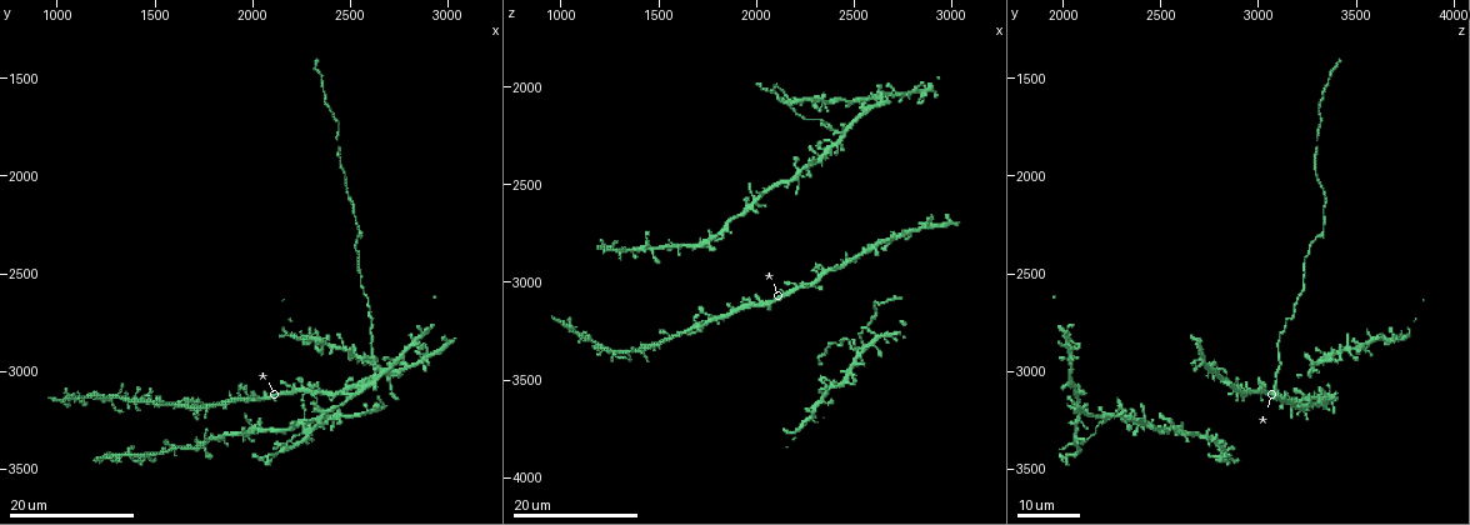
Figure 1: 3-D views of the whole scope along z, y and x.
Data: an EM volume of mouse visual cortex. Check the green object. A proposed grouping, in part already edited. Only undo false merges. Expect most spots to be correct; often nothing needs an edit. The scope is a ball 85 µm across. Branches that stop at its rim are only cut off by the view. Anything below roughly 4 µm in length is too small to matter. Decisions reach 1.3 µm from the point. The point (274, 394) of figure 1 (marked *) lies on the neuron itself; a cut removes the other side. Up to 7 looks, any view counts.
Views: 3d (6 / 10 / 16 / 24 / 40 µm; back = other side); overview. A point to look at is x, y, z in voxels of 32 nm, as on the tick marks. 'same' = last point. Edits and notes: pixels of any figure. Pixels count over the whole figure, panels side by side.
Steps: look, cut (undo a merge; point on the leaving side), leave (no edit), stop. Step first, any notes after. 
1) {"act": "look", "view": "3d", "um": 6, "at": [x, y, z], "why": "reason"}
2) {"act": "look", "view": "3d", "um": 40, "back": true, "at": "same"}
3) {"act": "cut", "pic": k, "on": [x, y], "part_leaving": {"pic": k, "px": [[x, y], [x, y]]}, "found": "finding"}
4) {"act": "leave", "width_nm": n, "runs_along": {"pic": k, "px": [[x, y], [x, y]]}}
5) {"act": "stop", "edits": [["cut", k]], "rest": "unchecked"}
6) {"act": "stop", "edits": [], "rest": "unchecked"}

{"act": "look", "view": "3d", "um": 24, "at": [2440, 3250, 2240], "why": "two arms at a narrow angle"}

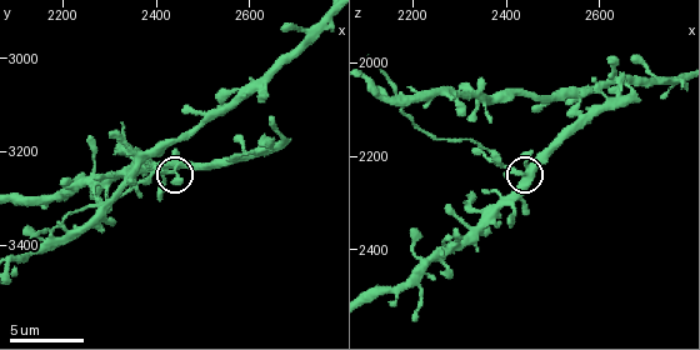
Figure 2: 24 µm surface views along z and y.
{"act": "look", "view": "3d", "um": 10, "at": [2430, 3245, 2235], "why": "closer look"}

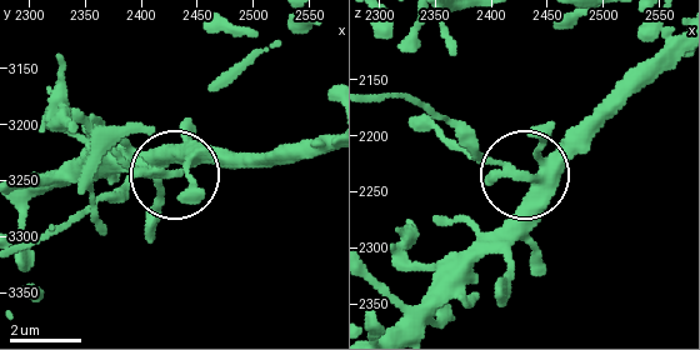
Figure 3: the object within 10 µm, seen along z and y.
{"act": "cut", "pic": 3, "on": [119, 194], "arms": 4, "part_leaving": {"pic": 3, "px": [[149, 169], [26, 240]]}, "found": "a second neuron is stuck on"}

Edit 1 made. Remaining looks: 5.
{"act": "look", "view": "overview", "why": "redraw"}

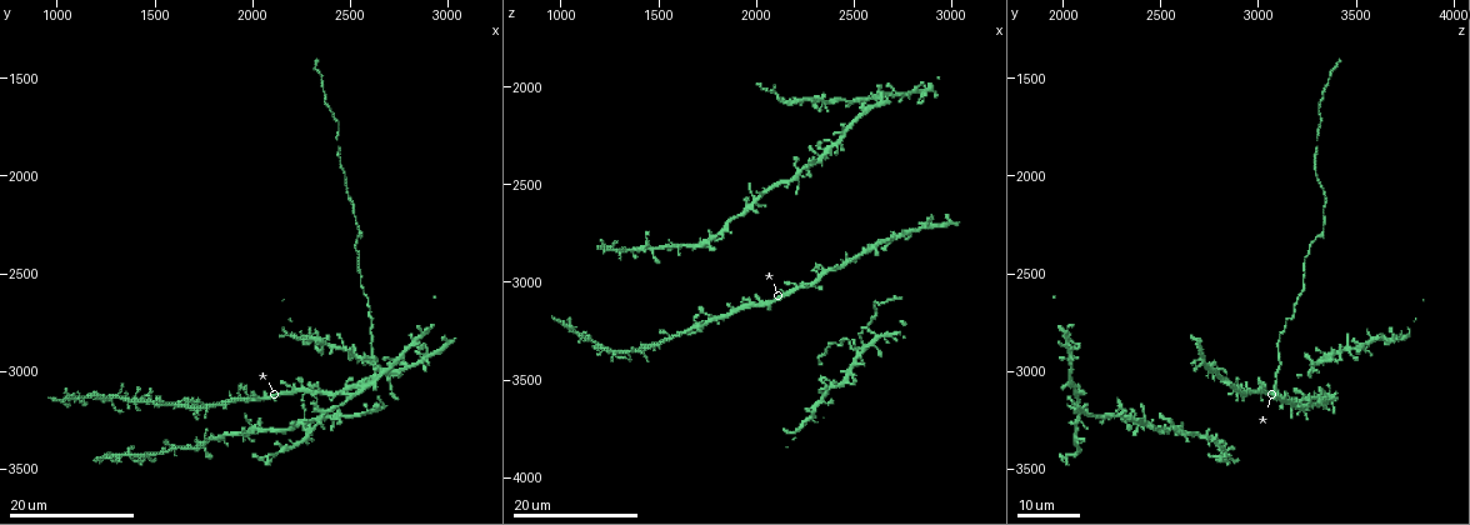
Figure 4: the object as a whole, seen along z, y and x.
{"act": "look", "view": "3d", "um": 24, "at": [1760, 3380, 2790], "why": "four or more arms meet"}

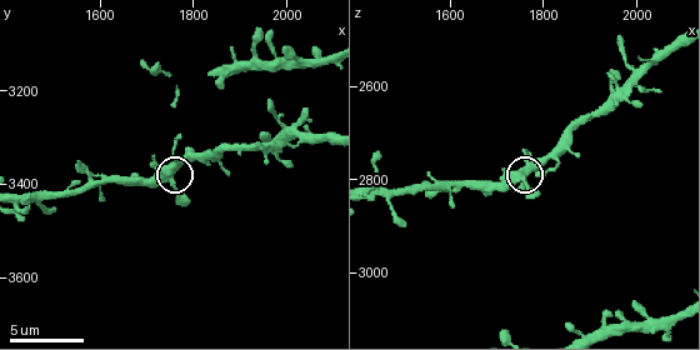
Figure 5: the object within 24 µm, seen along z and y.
{"act": "look", "view": "3d", "um": 10, "at": [1745, 3360, 2785]}

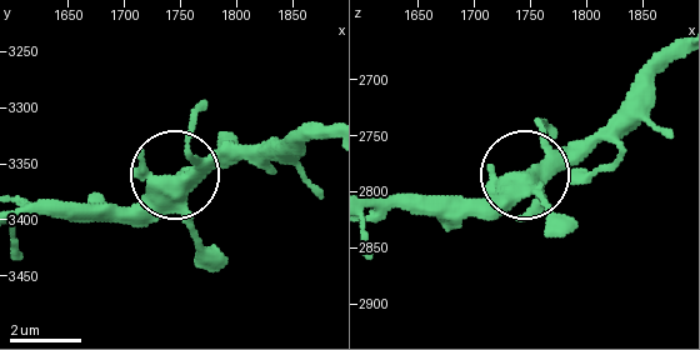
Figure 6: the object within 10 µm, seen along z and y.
{"act": "leave", "arms": 5, "found": "one neuron here"}

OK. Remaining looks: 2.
{"act": "look", "view": "3d", "um": 16, "at": [2590, 2940, 3280], "why": "thin neck"}

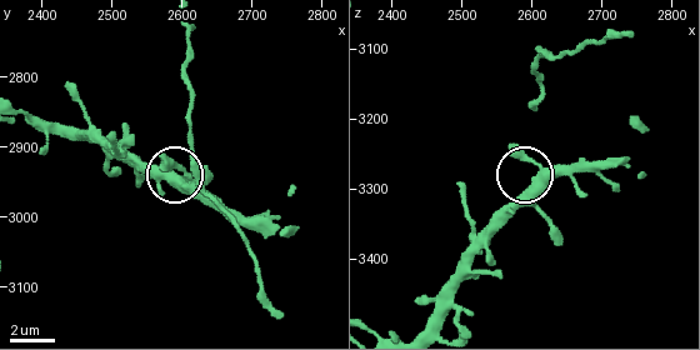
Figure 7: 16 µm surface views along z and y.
{"act": "look", "view": "3d", "um": 10, "at": [2605, 2940, 3265], "why": "closer look"}

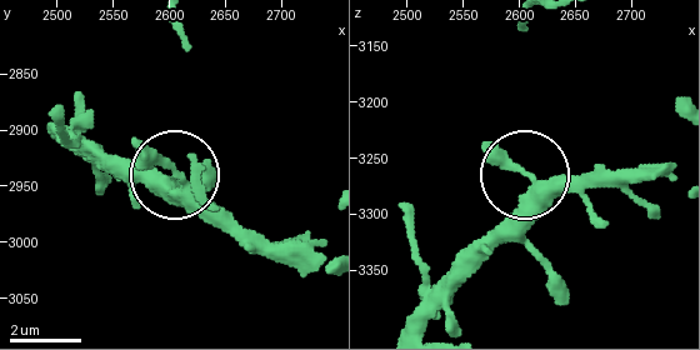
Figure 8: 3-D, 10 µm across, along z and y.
{"act": "leave", "width_nm": 270, "found": "continuous, no second neuron"}

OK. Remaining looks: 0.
{"act": "stop", "edits": [["cut", 3]], "rest": "unchecked"}

